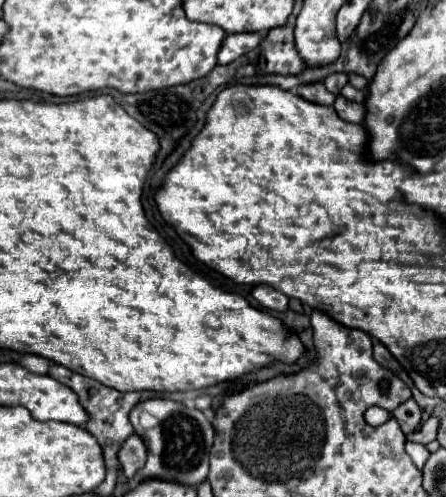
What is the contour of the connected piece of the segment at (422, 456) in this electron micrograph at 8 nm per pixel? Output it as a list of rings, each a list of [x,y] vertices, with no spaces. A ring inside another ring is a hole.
[[[407,441],[407,445],[405,445],[405,451],[407,451],[407,453],[409,453],[409,457],[413,459],[415,467],[417,467],[419,471],[423,471],[423,465],[425,465],[425,461],[429,459],[429,451],[425,449],[425,445],[421,445],[421,443],[415,443],[415,441]]]

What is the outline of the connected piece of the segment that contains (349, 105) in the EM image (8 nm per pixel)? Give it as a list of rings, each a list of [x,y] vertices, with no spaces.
[[[337,97],[335,103],[333,103],[333,109],[337,111],[337,115],[343,119],[343,121],[349,121],[349,123],[363,123],[363,117],[365,117],[365,109],[363,105],[359,103],[353,103],[353,101],[347,101],[345,97]]]

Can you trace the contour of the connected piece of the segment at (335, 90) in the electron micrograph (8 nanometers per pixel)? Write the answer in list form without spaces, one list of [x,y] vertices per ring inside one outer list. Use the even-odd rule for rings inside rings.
[[[331,73],[325,77],[325,87],[333,93],[333,95],[339,95],[341,87],[347,83],[347,73]]]

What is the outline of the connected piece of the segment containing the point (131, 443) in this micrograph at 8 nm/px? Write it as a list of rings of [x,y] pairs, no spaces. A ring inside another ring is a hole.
[[[133,433],[129,435],[129,439],[121,445],[121,451],[117,453],[119,457],[119,463],[121,463],[121,469],[123,469],[123,475],[131,481],[145,465],[145,459],[147,459],[147,449],[145,449],[145,443]]]

